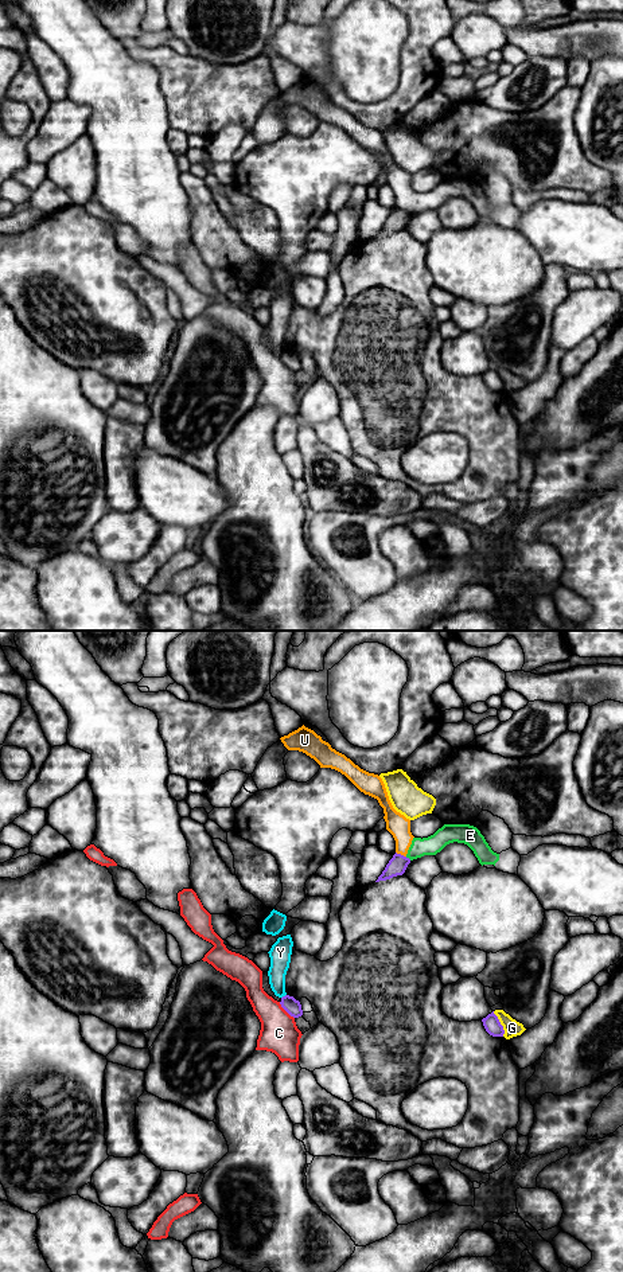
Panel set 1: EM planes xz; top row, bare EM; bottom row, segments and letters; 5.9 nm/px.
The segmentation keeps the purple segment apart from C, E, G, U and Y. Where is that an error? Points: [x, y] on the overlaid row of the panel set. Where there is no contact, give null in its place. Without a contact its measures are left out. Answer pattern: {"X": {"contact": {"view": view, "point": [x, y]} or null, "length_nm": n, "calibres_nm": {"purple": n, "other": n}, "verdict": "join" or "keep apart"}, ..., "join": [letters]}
{"C": {"contact": {"view": "xz", "point": [285, 1010]}, "length_nm": 140, "calibres_nm": {"purple": 90, "other": 220}, "verdict": "keep apart"}, "E": {"contact": {"view": "xz", "point": [408, 858]}, "length_nm": 40, "calibres_nm": {"purple": 110, "other": 120}, "verdict": "keep apart"}, "G": {"contact": {"view": "xz", "point": [499, 1023]}, "length_nm": 170, "calibres_nm": {"purple": 100, "other": 100}, "verdict": "keep apart"}, "U": {"contact": {"view": "xz", "point": [400, 854]}, "length_nm": 70, "calibres_nm": {"purple": 110, "other": 140}, "verdict": "keep apart"}, "Y": {"contact": {"view": "xz", "point": [283, 997]}, "length_nm": 40, "calibres_nm": {"purple": 90, "other": 130}, "verdict": "keep apart"}, "join": []}

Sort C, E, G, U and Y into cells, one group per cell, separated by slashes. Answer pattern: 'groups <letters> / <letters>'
groups C / E U Y / G

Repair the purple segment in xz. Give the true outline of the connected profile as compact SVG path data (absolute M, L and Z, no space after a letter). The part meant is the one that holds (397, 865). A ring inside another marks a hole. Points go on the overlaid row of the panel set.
M396 852L375 882L386 881L393 877L402 875L409 863L410 863L409 858Z

